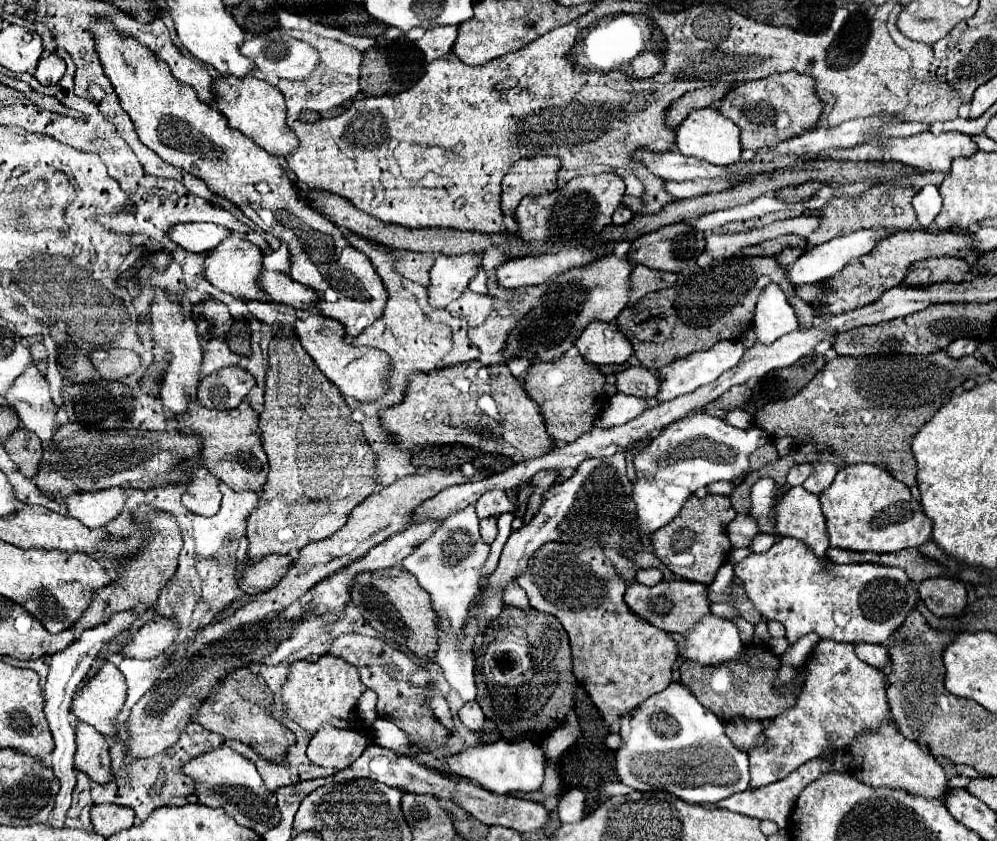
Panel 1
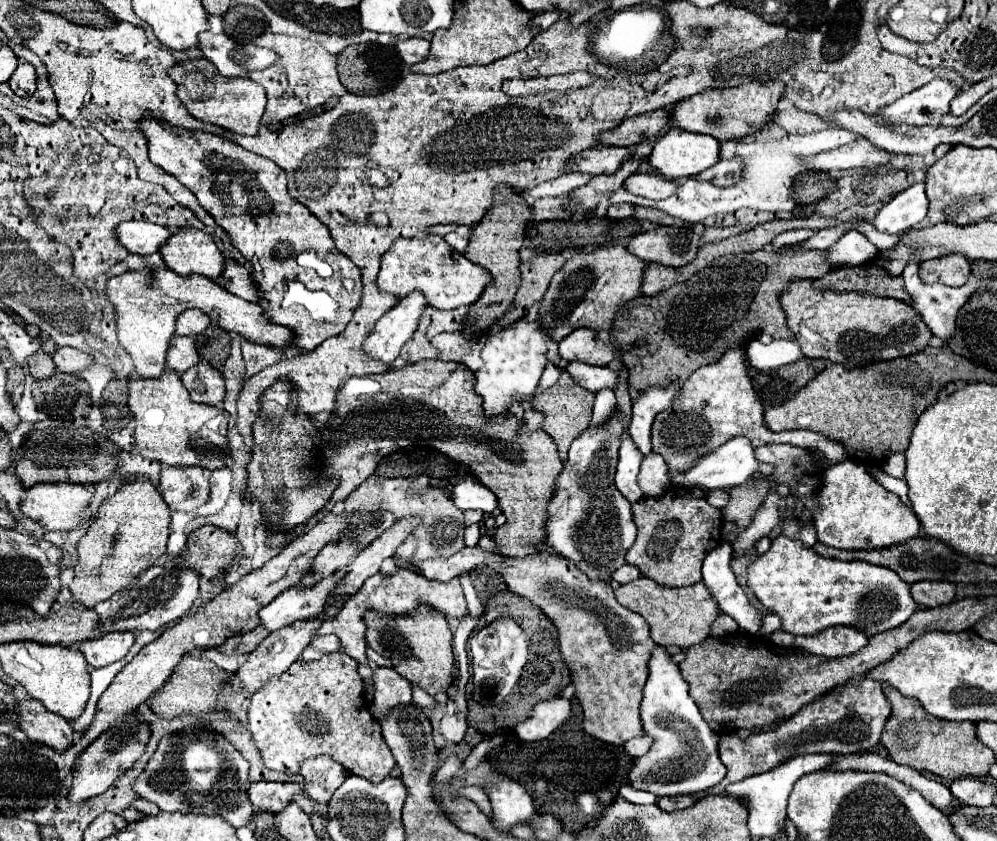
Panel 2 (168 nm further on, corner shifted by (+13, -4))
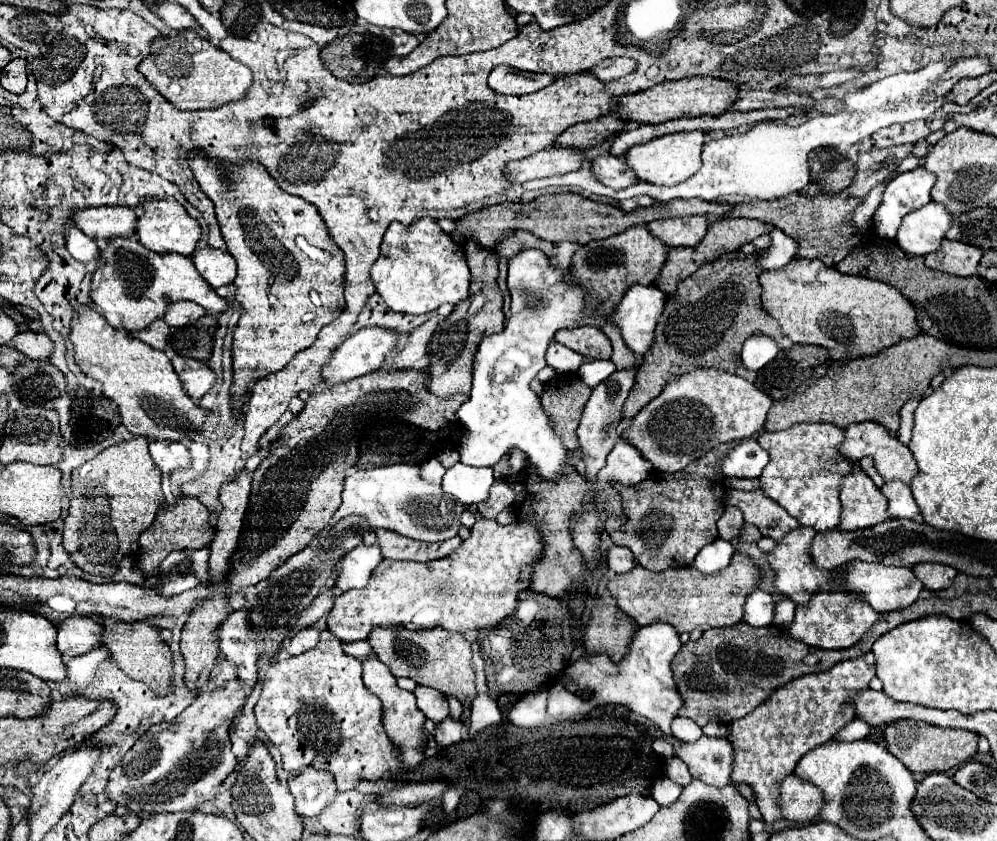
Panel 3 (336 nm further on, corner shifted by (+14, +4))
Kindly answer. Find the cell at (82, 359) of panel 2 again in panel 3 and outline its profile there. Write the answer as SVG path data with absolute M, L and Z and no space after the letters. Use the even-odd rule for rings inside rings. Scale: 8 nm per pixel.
M21 332L9 344L31 360L47 360L53 350L53 342L43 332Z

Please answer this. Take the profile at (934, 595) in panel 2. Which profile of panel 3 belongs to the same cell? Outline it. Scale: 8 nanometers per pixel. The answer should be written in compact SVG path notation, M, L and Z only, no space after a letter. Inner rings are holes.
M915 564L913 572L925 584L927 590L949 588L957 574L955 568L949 568L945 564Z

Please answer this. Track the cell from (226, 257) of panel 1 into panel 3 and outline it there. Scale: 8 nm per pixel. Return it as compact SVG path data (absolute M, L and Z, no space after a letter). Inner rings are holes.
M145 198L135 208L137 214L137 240L145 244L145 248L153 252L177 252L183 256L191 256L201 238L201 226L195 218L191 218L183 206L173 198Z

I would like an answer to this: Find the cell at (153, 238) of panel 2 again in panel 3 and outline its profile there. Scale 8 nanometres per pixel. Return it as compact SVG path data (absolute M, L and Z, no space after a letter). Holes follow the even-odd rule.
M87 206L75 208L71 222L93 240L109 240L117 236L133 236L137 216L127 206Z

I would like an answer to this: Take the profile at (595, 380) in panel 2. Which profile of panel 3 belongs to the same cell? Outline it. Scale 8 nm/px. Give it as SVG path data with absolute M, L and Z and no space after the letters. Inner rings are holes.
M553 340L553 342L549 344L549 348L547 348L545 360L547 360L547 364L549 364L551 368L555 368L559 374L567 374L567 372L577 372L585 358L583 358L581 354L569 350L567 346L557 344L557 342Z

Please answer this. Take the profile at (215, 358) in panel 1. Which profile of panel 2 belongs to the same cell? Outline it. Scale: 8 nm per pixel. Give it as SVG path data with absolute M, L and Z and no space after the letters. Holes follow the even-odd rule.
M174 336L166 360L168 360L168 368L182 374L182 372L190 370L194 364L198 364L202 358L198 354L198 346L196 346L194 338L190 338L190 336Z

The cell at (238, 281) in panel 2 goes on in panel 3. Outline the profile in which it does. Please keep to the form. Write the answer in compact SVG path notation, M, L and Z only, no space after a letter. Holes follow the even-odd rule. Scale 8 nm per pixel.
M205 246L205 248L197 248L197 252L193 252L191 260L193 260L197 272L201 274L201 278L211 288L221 288L235 280L237 264L235 264L233 256L229 256L229 252L221 252L211 246Z

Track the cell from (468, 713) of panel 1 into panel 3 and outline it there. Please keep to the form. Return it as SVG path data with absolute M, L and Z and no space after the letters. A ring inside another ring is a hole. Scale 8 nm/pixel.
M445 718L437 728L435 728L435 742L439 748L447 748L451 744L461 742L463 736L463 724L453 720L453 718Z

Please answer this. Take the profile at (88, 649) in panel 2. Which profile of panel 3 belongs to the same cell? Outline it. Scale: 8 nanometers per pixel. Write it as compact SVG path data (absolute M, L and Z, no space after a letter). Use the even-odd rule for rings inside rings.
M71 616L57 624L57 648L61 656L79 656L83 652L101 646L101 624L95 624L93 618Z

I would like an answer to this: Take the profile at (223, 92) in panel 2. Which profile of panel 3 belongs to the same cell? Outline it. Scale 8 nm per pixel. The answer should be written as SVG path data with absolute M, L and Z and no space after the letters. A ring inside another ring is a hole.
M191 30L153 40L151 54L137 68L179 110L205 110L241 100L253 80L253 72L245 64L233 60L227 52Z

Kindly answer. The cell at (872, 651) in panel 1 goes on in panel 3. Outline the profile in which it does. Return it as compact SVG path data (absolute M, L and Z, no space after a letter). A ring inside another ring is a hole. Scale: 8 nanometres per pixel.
M821 588L813 600L809 600L807 608L797 606L795 620L789 626L789 634L795 640L801 640L809 646L823 650L839 650L849 648L861 640L861 636L881 618L879 612L873 612L865 600L857 600L857 596L849 596L849 592L837 592L831 588Z

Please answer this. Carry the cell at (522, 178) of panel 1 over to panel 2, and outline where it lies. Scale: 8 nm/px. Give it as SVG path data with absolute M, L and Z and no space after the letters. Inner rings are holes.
M502 184L496 188L494 204L490 206L490 210L486 212L482 222L478 226L474 226L472 238L466 248L466 258L472 260L474 264L480 264L482 268L486 268L494 278L494 284L490 284L484 290L480 300L468 312L470 324L474 330L488 330L512 304L514 294L516 294L516 286L520 282L520 270L518 270L520 256L518 256L518 252L526 244L526 224L532 224L532 214L534 212L524 202L522 192L518 192L514 186Z

